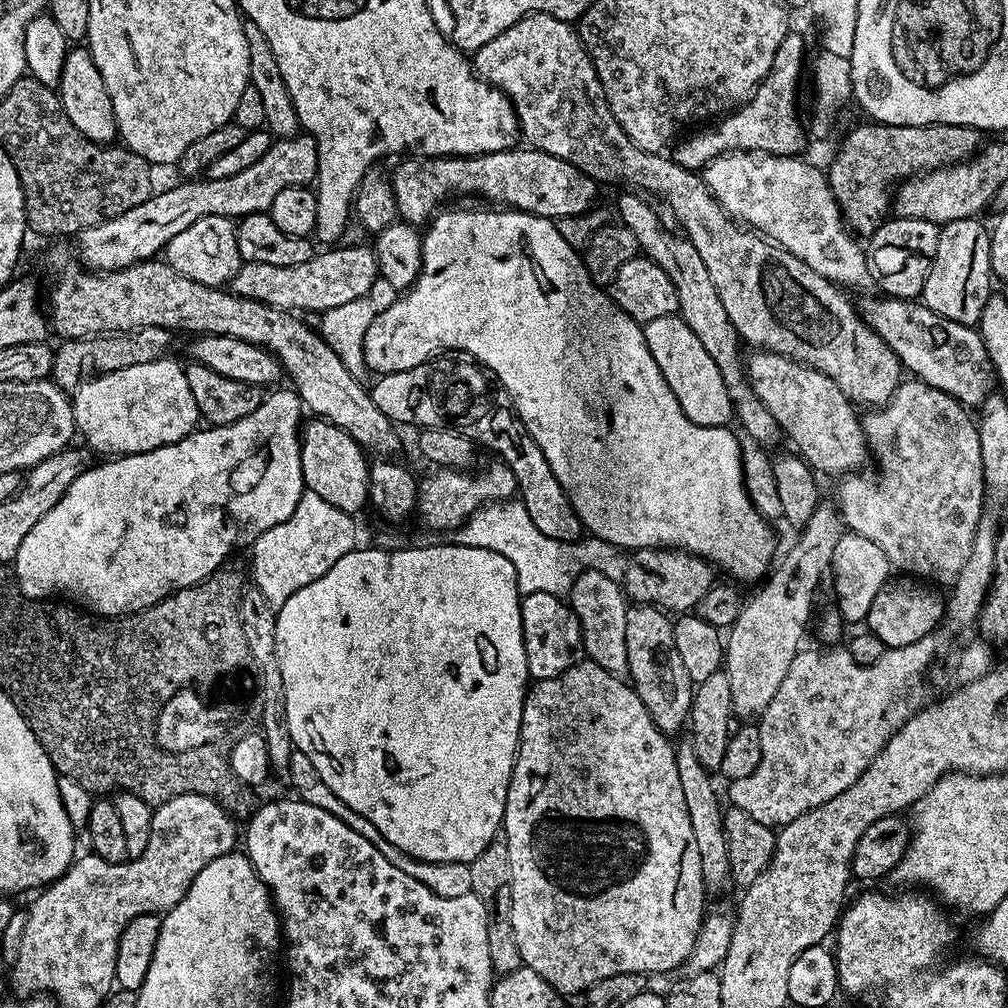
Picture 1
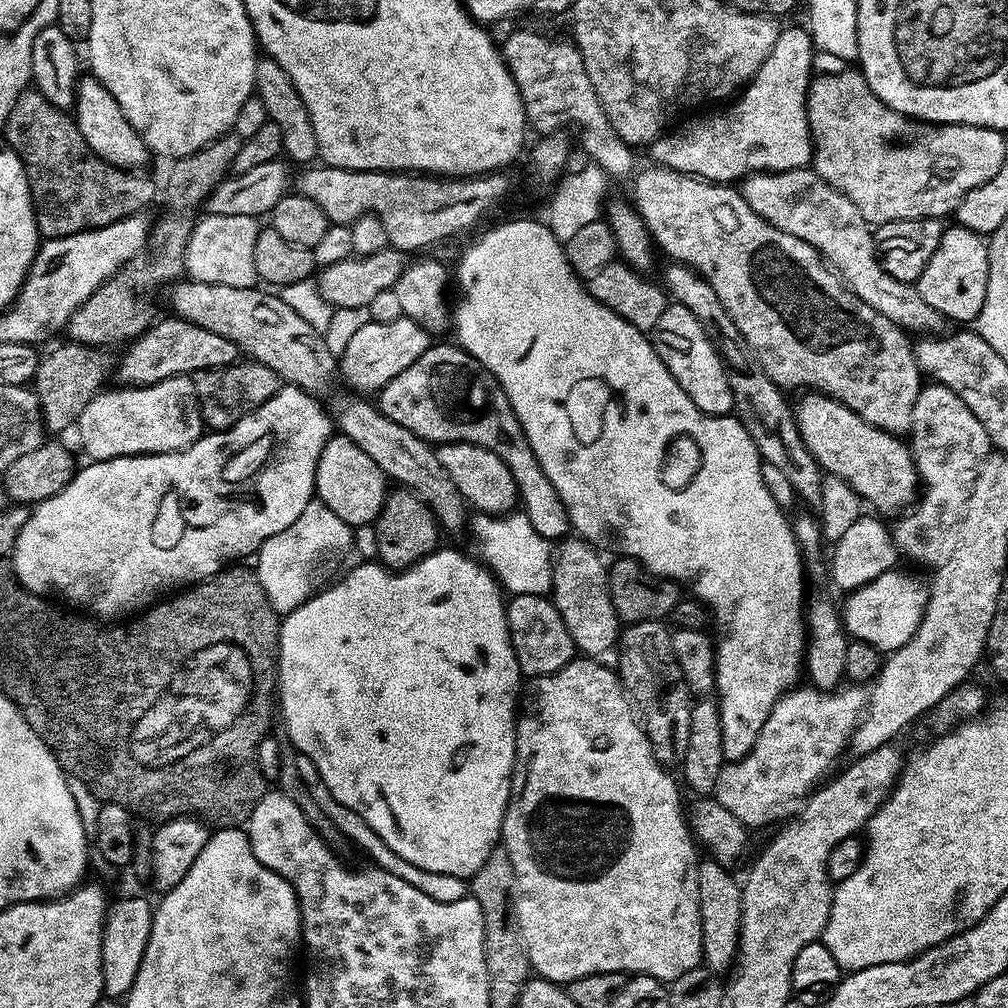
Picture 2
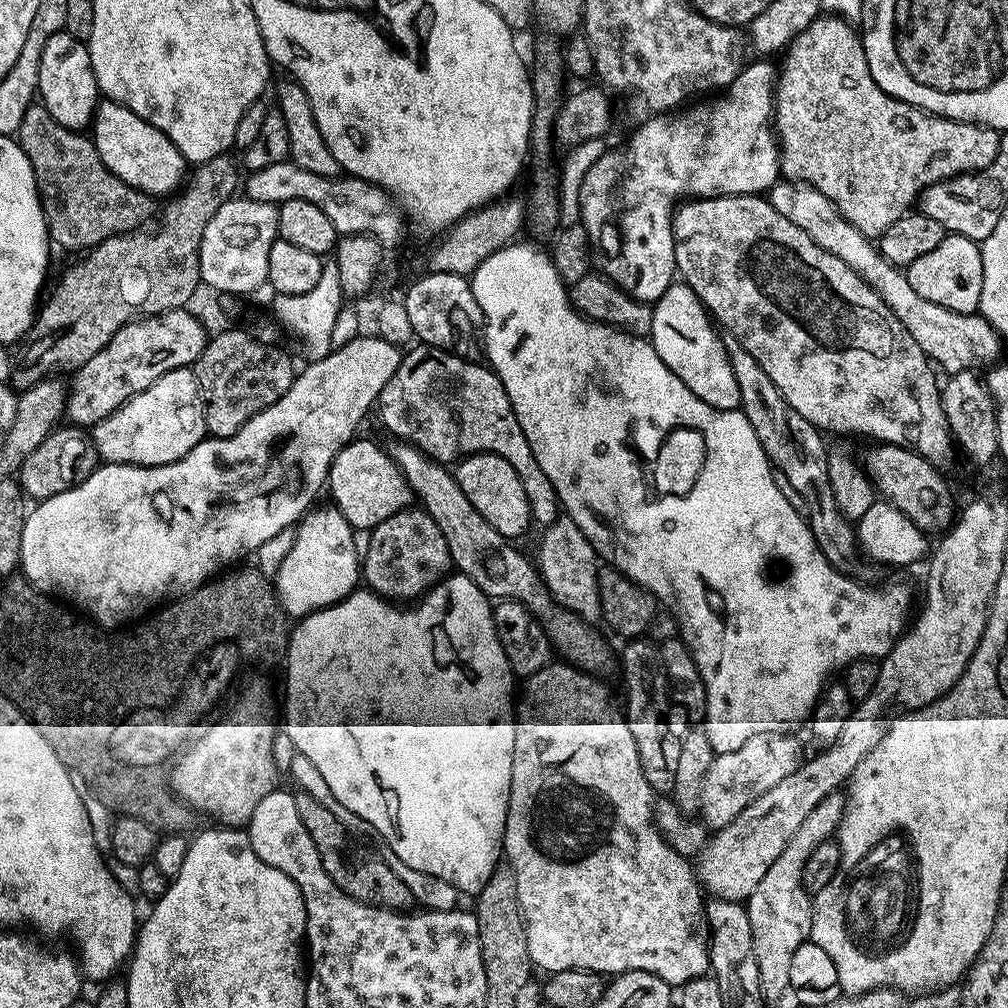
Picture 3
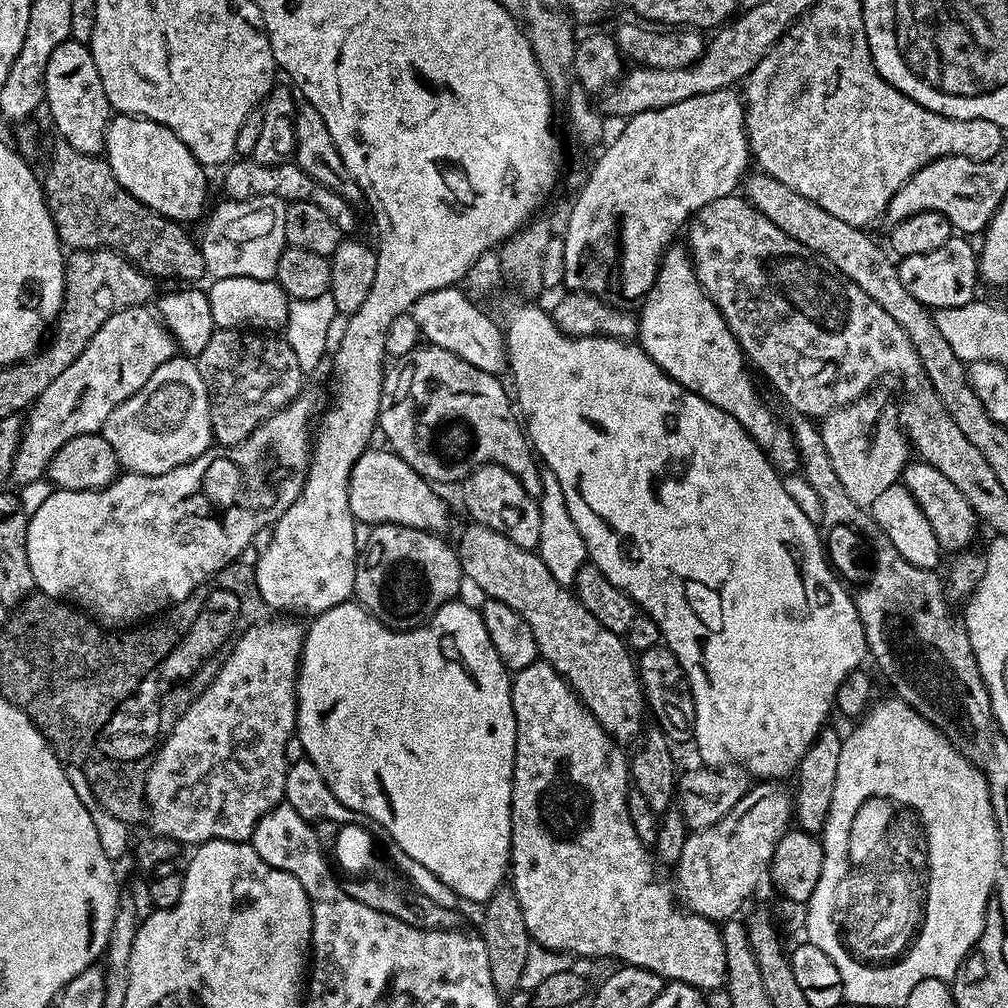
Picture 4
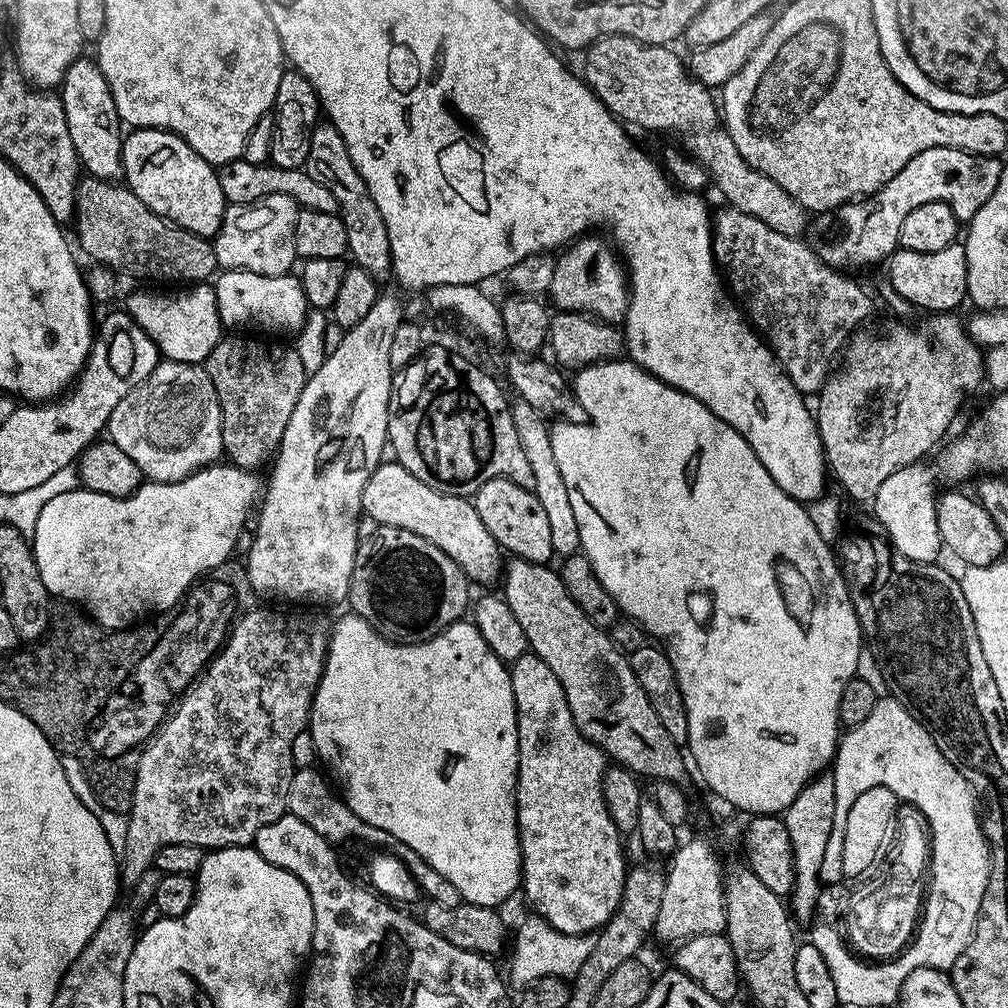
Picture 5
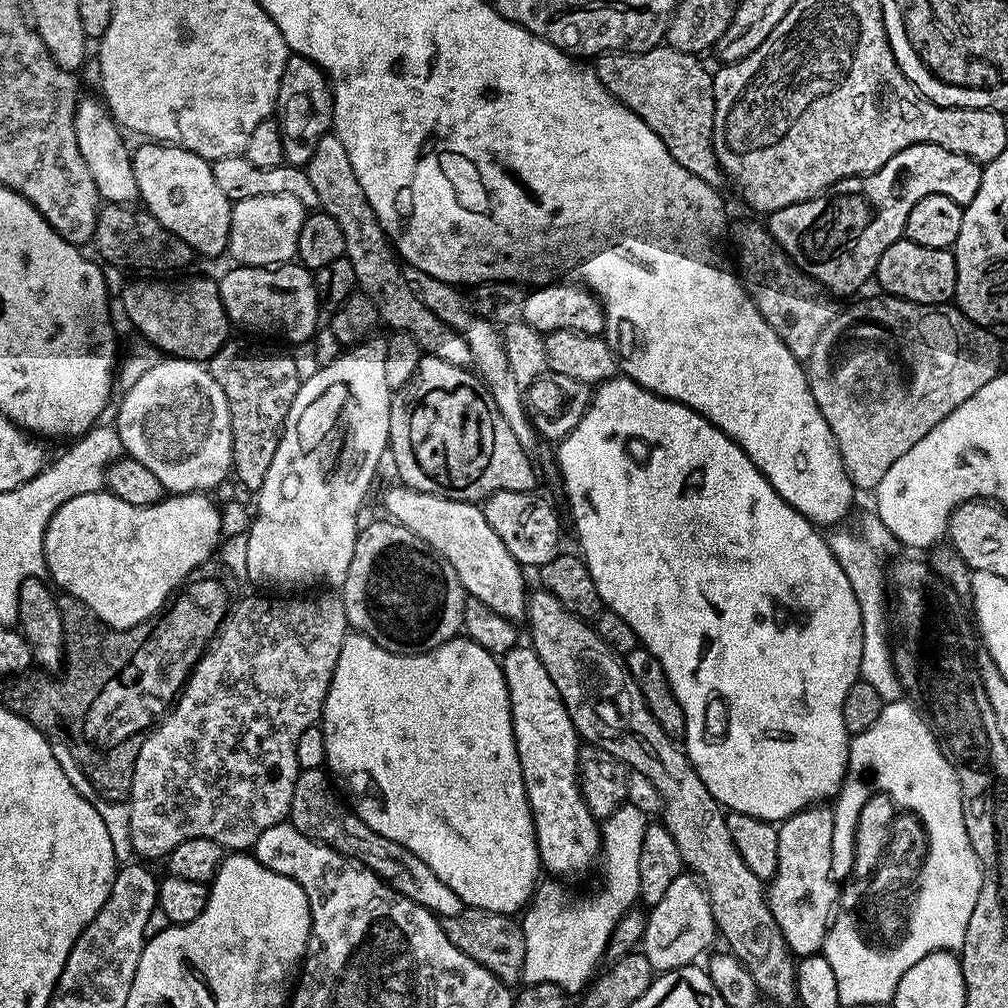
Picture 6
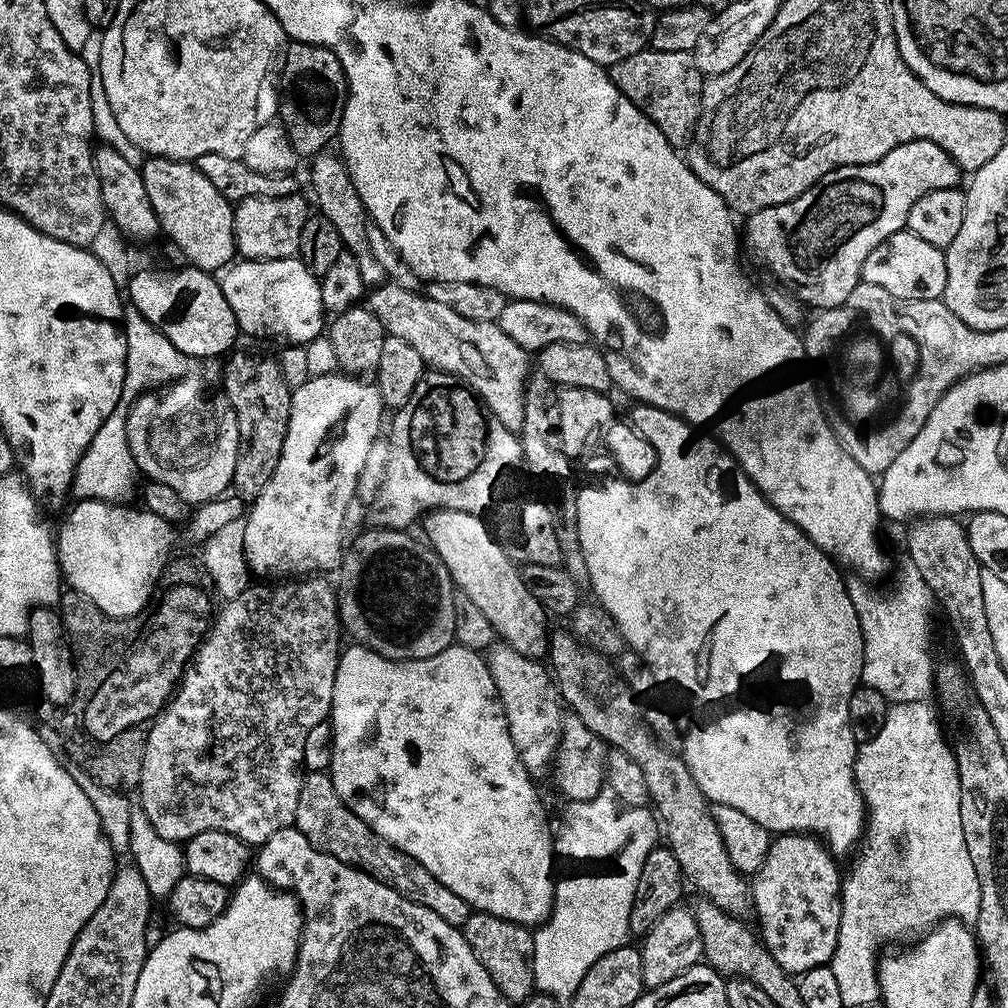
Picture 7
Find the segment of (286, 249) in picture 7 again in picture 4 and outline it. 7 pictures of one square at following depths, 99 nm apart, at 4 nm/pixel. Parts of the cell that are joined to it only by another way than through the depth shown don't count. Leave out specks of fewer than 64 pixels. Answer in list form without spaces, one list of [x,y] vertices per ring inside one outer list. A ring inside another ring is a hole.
[[[273,196],[250,198],[249,200],[225,199],[207,217],[204,237],[199,237],[200,253],[206,262],[206,273],[212,280],[218,278],[258,278],[271,280],[278,270],[278,258],[282,258],[286,247],[286,210],[288,204]]]

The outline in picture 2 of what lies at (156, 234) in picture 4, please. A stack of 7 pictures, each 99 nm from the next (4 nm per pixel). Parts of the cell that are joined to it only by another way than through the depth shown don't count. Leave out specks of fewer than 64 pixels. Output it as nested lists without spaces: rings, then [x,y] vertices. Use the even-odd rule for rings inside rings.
[[[25,90],[14,102],[10,118],[2,125],[3,139],[18,154],[28,179],[28,192],[32,195],[32,212],[36,216],[36,231],[41,237],[53,240],[59,236],[69,236],[75,232],[85,232],[91,228],[110,226],[122,218],[143,212],[152,199],[157,199],[158,184],[145,173],[130,168],[119,168],[106,162],[82,138],[75,119],[65,109],[54,106],[41,92]]]

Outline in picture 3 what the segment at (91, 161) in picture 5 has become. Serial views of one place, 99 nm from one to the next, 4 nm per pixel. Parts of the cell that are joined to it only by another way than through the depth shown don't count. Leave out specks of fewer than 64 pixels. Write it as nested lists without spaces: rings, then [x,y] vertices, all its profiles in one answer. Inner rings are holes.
[[[65,31],[50,34],[38,65],[38,100],[50,114],[50,118],[54,118],[54,122],[66,126],[71,132],[84,132],[91,125],[101,99],[102,93],[96,85],[87,43]]]

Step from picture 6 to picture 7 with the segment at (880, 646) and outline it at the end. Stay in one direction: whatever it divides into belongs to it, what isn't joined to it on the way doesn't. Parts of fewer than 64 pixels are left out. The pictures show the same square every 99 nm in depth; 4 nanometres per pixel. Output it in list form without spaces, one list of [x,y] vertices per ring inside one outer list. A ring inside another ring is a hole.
[[[906,552],[900,553],[896,560],[898,580],[894,588],[886,595],[879,592],[858,574],[850,574],[845,577],[847,594],[854,605],[854,612],[858,614],[859,629],[863,638],[863,666],[860,675],[861,683],[870,689],[877,690],[890,704],[905,704],[906,702],[925,703],[931,699],[935,689],[934,660],[931,660],[928,652],[930,648],[930,609],[935,609],[936,596],[926,585],[926,580],[919,573],[918,566]]]

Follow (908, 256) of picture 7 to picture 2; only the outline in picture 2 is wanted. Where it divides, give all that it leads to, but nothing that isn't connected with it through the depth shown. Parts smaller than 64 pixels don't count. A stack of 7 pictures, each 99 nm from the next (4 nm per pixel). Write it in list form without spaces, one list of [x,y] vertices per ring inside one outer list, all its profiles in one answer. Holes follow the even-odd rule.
[[[948,226],[938,242],[938,250],[934,250],[934,258],[926,262],[926,270],[922,270],[914,287],[922,302],[926,302],[926,306],[934,306],[941,317],[972,322],[982,310],[982,302],[986,298],[987,273],[988,246],[985,237],[968,228]]]

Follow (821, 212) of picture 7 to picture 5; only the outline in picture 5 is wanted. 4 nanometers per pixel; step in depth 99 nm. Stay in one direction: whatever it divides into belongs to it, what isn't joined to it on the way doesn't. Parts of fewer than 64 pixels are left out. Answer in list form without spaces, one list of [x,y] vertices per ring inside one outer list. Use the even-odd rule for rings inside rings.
[[[931,148],[914,154],[890,182],[886,182],[871,198],[853,200],[835,209],[836,224],[824,224],[814,243],[818,259],[837,270],[864,268],[867,264],[887,261],[900,243],[900,227],[910,210],[925,202],[946,202],[956,219],[967,222],[986,206],[986,198],[994,194],[1005,165],[995,156],[975,156],[953,148]]]

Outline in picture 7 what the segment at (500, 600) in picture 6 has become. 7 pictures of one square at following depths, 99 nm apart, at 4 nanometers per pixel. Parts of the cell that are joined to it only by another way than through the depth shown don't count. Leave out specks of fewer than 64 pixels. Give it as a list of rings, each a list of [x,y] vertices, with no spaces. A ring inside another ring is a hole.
[[[449,508],[437,510],[423,521],[424,528],[428,531],[427,543],[431,544],[436,553],[446,562],[452,575],[452,583],[456,585],[457,589],[467,599],[472,600],[478,606],[478,610],[482,610],[482,614],[486,614],[486,618],[490,618],[495,635],[503,643],[514,646],[514,650],[518,650],[518,654],[526,654],[526,658],[537,662],[543,661],[548,655],[549,613],[545,612],[544,607],[538,602],[538,598],[534,598],[534,594],[530,594],[521,569],[508,555],[504,545],[494,535],[493,529],[489,525],[488,529],[480,520],[483,519],[475,512],[455,512]]]

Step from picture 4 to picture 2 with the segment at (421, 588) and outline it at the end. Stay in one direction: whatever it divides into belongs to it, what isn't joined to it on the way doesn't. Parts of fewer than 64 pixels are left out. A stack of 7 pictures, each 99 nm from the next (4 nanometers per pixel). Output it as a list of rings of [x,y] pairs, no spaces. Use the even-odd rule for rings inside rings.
[[[396,486],[389,491],[379,516],[374,521],[376,528],[376,552],[379,563],[385,568],[403,570],[418,563],[430,553],[437,551],[441,543],[442,529],[436,515],[428,509],[423,500],[403,486]]]

